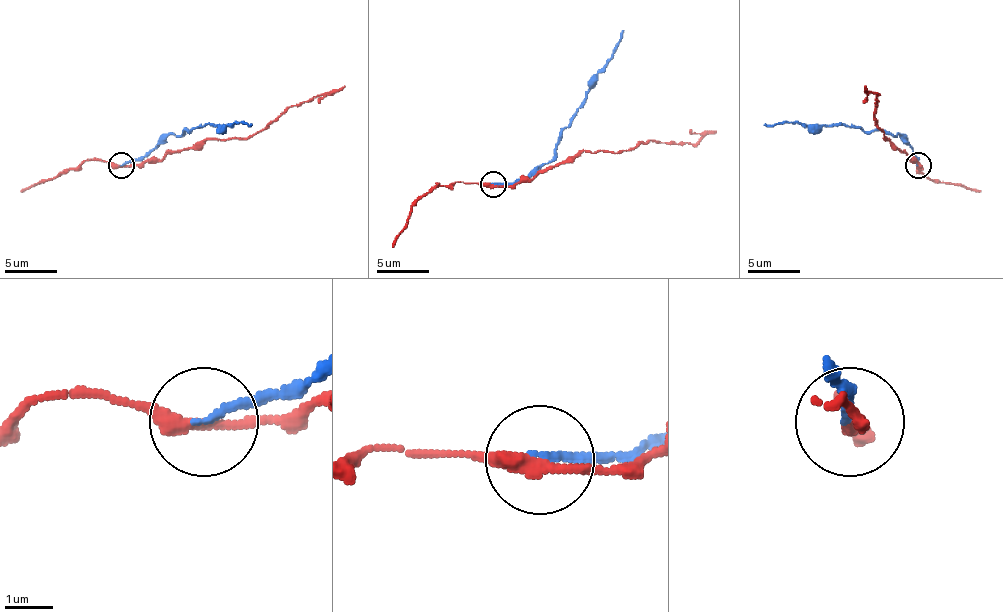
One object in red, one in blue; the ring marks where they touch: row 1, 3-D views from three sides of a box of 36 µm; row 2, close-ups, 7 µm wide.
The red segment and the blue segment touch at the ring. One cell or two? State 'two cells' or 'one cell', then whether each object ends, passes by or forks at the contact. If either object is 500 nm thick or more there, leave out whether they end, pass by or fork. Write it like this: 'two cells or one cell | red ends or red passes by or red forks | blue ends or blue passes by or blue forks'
two cells | red passes by | blue ends

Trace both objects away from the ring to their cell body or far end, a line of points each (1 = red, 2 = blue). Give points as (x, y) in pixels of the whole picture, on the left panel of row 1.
1: (122, 165), (143, 165), (190, 146), (200, 146), (211, 139), (250, 139), (289, 107), (344, 86)
2: (122, 165), (143, 159), (171, 133), (182, 133), (208, 123), (252, 125)

